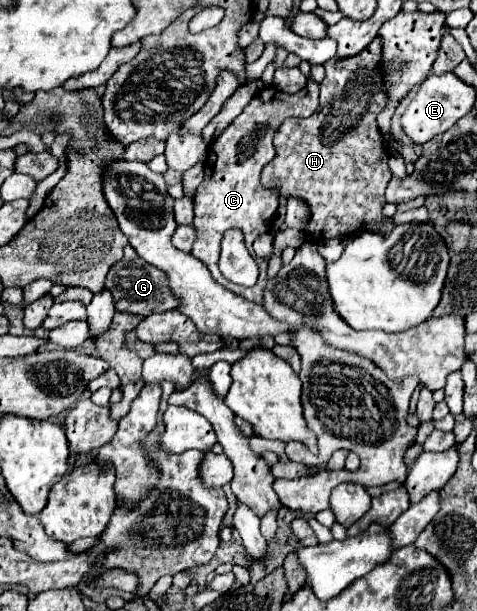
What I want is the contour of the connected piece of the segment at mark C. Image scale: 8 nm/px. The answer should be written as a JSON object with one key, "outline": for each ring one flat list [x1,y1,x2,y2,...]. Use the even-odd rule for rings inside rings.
{"outline":[[307,80,307,86,293,96,279,92,273,86,265,88,257,96,253,96,253,100,245,106,245,110,211,144,211,154,205,162,205,178,199,184,199,188,195,192,195,200,193,200,193,204,195,204,193,226,197,230,197,238,195,238,191,254,195,252,195,256,209,268,211,276,219,284,223,284,231,292,237,292,239,296,243,296,249,302,257,302,257,304,263,302,263,288,267,282,267,260,255,256,251,246,259,234,269,230,269,226,273,222,271,218,275,216,275,212,279,208,279,194,261,184,261,170,275,158,273,134,277,132,283,118,289,118,289,116,309,118,311,114,317,112,317,108,319,108,319,84,315,84,311,80],[227,228,243,230,245,246,259,266,259,280,253,288,245,288,245,286,225,280,217,268,221,238]]}

